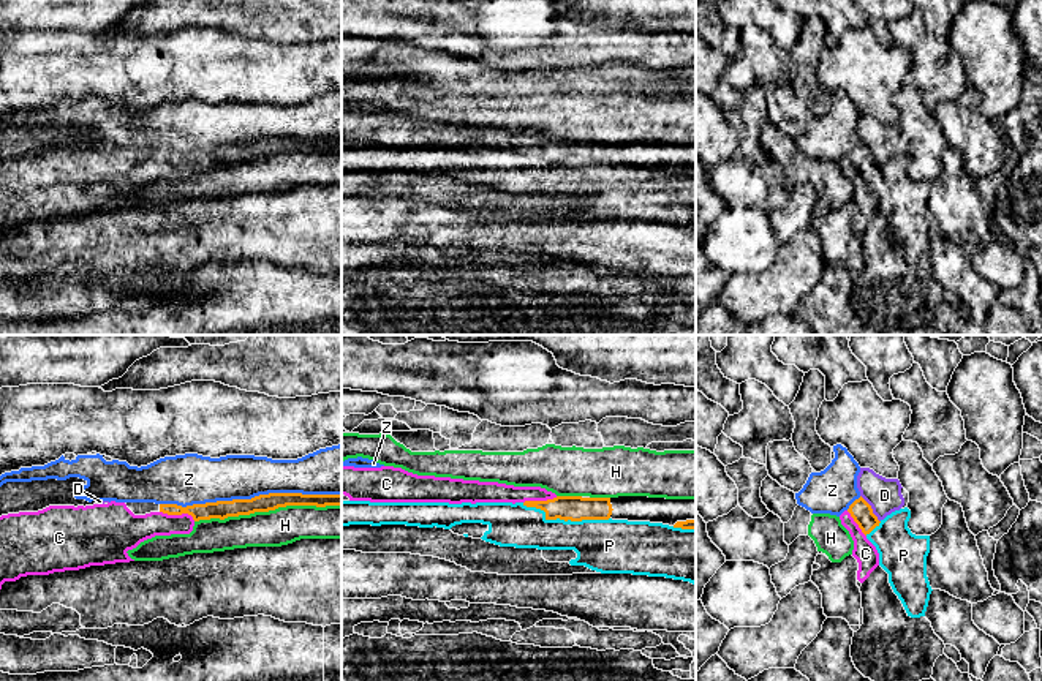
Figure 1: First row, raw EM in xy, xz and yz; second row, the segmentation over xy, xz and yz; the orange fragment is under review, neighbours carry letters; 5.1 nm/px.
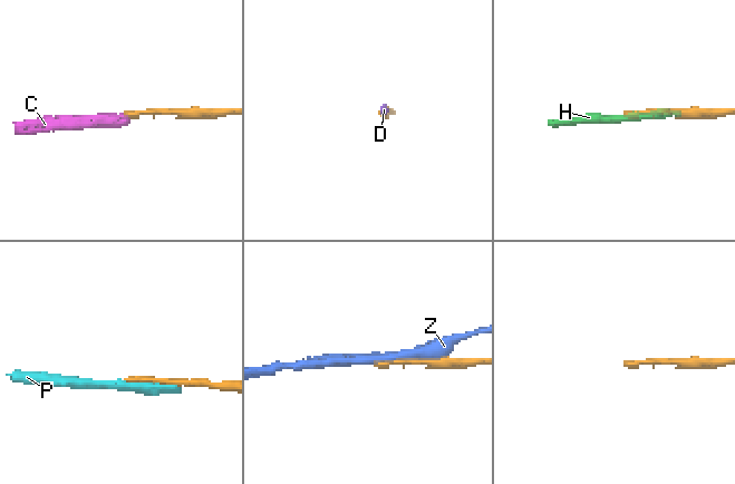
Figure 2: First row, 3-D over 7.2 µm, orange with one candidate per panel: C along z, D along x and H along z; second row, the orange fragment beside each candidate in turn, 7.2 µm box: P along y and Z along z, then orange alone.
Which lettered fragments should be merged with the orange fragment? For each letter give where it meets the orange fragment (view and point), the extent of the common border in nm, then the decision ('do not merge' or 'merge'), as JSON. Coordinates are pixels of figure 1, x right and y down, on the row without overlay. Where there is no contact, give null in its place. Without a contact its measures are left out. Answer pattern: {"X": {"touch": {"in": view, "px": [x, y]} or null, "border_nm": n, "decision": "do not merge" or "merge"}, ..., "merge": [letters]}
{"C": {"touch": {"in": "xy", "px": [177, 160]}, "border_nm": 190, "decision": "merge"}, "D": {"touch": {"in": "yz", "px": [872, 155]}, "border_nm": 170, "decision": "do not merge"}, "H": {"touch": {"in": "xy", "px": [268, 157]}, "border_nm": 750, "decision": "do not merge"}, "P": {"touch": {"in": "xz", "px": [565, 166]}, "border_nm": 460, "decision": "do not merge"}, "Z": {"touch": {"in": "xy", "px": [252, 144]}, "border_nm": 900, "decision": "do not merge"}, "merge": ["C"]}

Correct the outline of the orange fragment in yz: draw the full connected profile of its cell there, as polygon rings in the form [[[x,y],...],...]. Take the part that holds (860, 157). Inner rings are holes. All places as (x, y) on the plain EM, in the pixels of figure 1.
[[[862,142],[840,161],[840,166],[854,186],[852,202],[859,209],[857,226],[863,229],[879,212],[879,199],[866,182],[879,172],[881,167]]]

